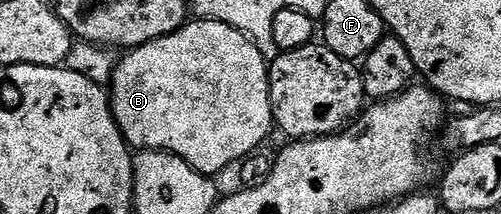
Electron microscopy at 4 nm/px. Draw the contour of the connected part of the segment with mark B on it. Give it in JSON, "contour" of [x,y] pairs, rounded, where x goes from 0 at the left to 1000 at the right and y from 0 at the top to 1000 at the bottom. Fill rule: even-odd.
{"contour":[[[385,84],[371,103],[355,150],[333,159],[315,187],[293,196],[275,224],[255,229],[250,262],[232,285],[222,379],[222,481],[226,491],[226,547],[246,626],[246,645],[257,668],[259,696],[287,701],[291,710],[343,710],[347,729],[365,738],[393,804],[413,827],[431,827],[431,804],[447,794],[455,766],[497,729],[537,636],[537,612],[547,612],[545,519],[541,514],[541,439],[537,435],[537,304],[531,248],[495,168],[477,140],[453,121],[435,93],[413,93],[407,84]]]}

